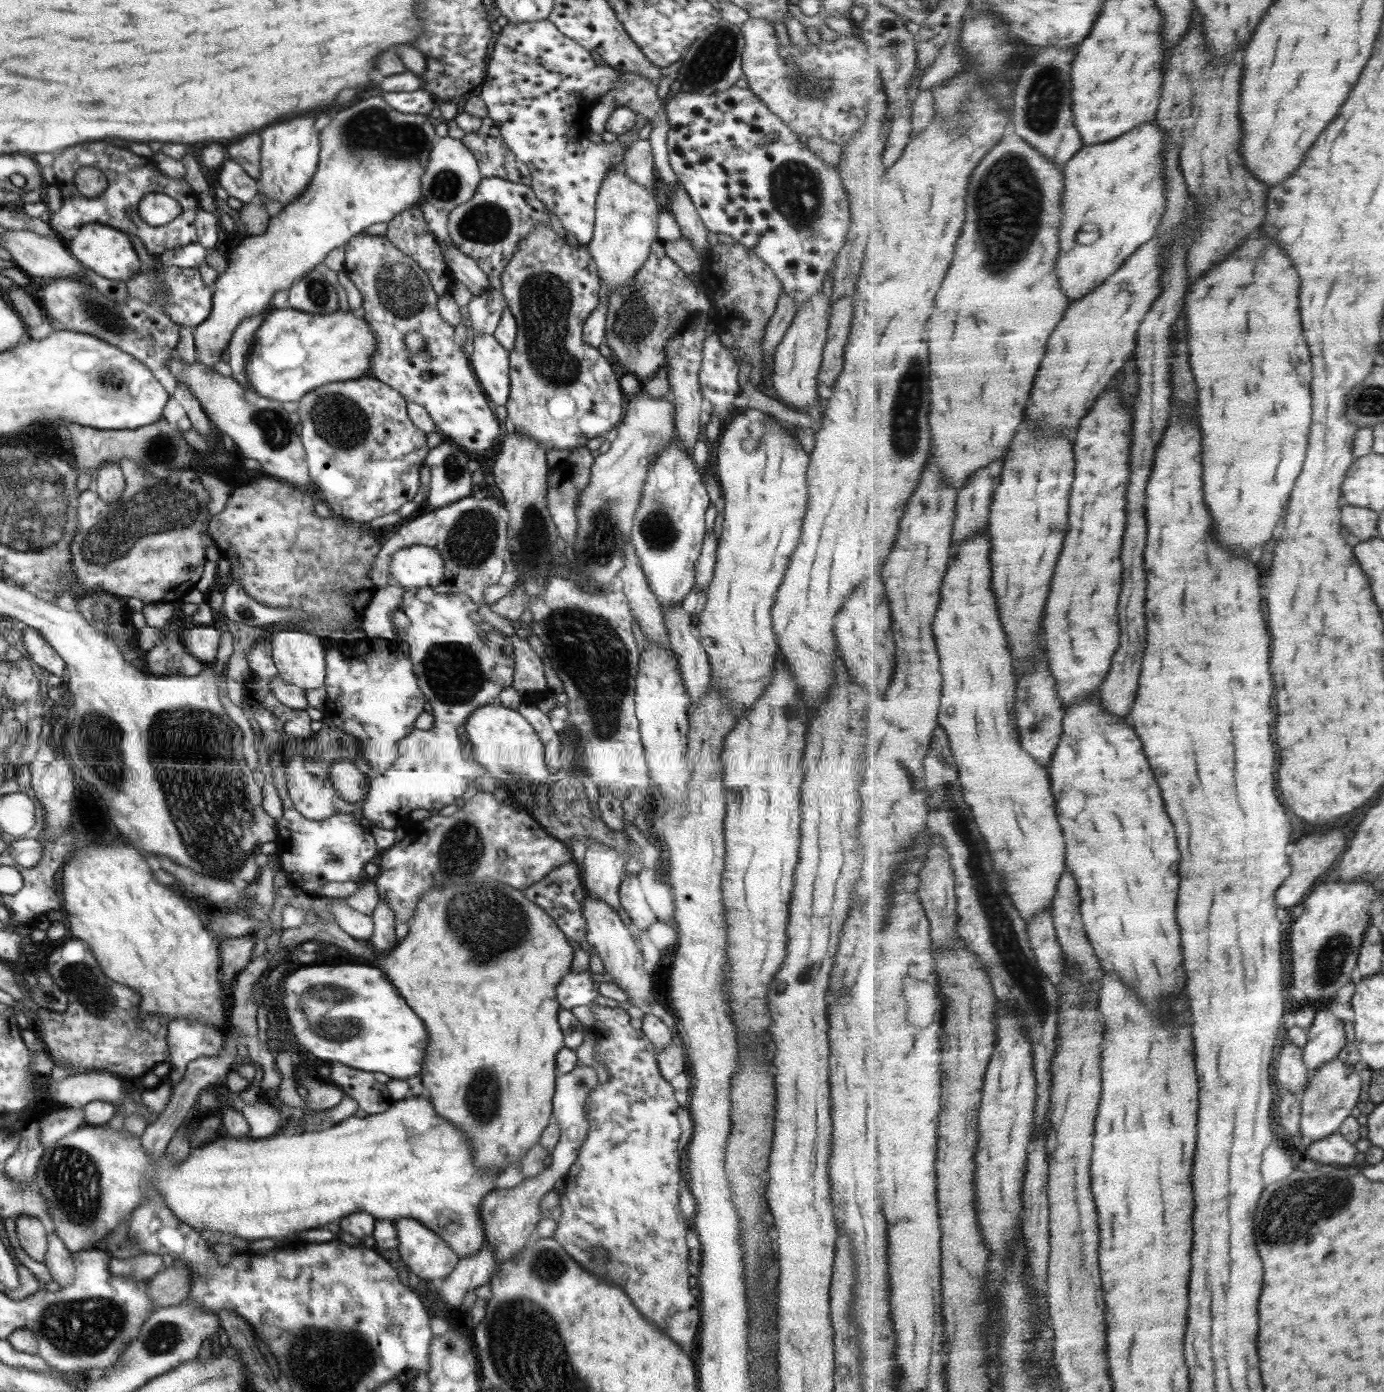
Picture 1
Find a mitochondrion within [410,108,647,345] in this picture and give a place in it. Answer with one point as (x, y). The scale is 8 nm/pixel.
(487, 223)

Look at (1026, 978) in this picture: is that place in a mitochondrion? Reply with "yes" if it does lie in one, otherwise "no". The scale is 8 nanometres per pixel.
yes

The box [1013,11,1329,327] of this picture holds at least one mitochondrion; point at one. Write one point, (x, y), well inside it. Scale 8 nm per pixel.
(1044, 98)

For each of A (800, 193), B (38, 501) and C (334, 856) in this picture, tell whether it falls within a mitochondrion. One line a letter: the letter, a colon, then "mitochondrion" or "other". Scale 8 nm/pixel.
A: mitochondrion
B: mitochondrion
C: mitochondrion

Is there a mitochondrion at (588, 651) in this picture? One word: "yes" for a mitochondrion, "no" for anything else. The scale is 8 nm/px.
yes

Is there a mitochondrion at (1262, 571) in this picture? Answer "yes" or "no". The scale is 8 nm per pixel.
no

